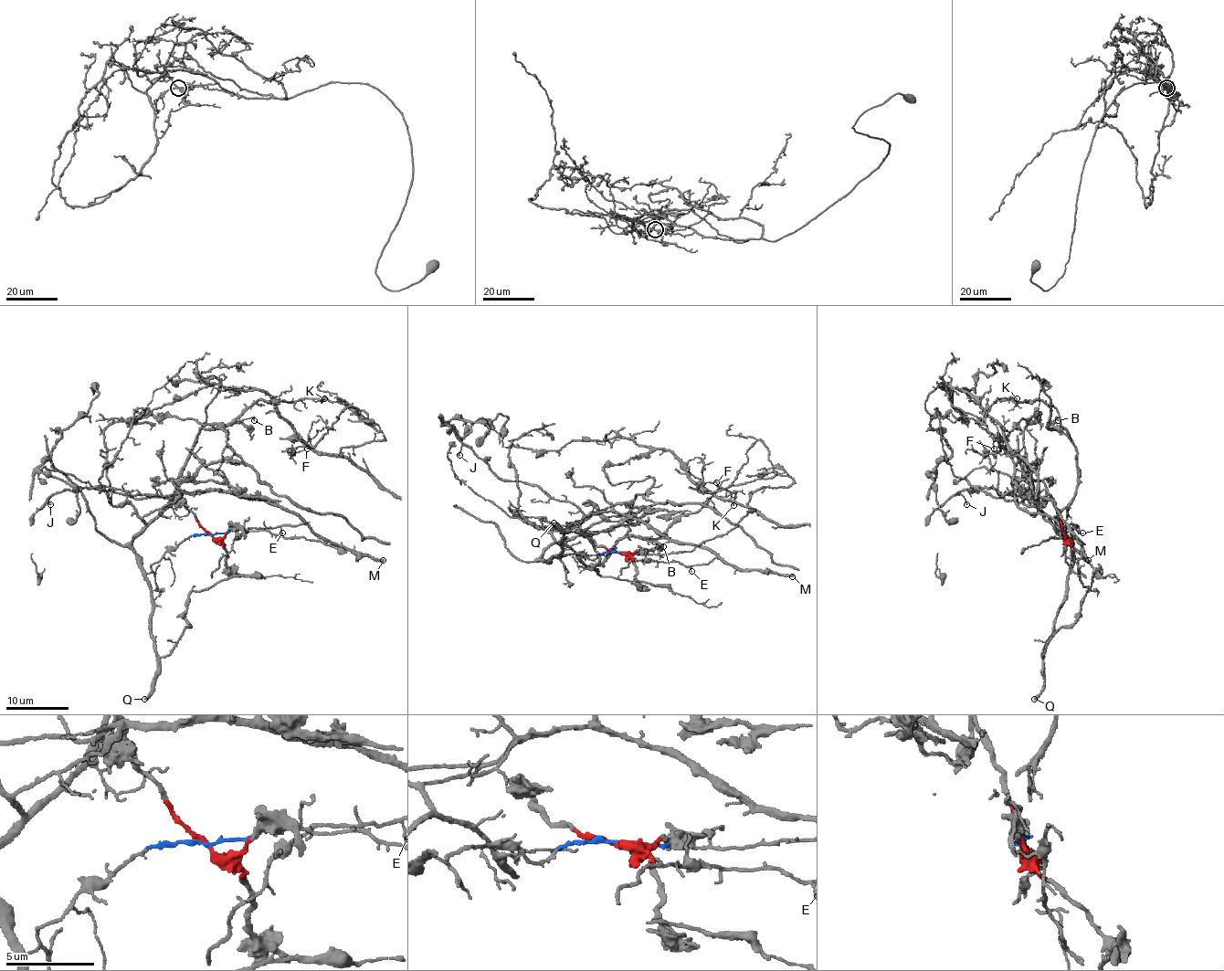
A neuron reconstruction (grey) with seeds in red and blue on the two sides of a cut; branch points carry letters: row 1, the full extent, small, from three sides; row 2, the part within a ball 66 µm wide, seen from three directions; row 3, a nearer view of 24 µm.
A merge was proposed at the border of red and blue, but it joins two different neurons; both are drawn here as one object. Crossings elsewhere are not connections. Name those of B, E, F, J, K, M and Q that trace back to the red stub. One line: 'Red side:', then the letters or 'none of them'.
Red side: E, J, M

